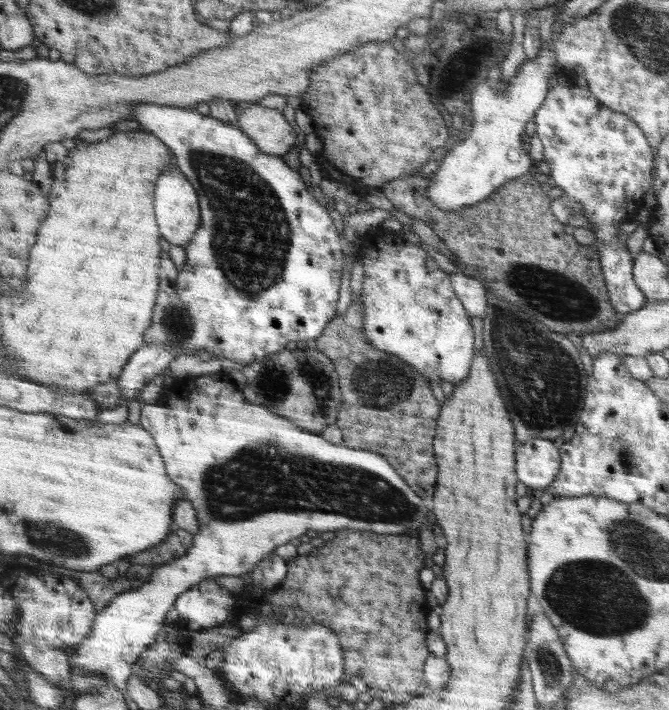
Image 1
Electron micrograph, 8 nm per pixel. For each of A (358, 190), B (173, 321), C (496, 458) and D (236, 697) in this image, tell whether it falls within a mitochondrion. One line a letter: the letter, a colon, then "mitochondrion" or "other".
A: other
B: mitochondrion
C: other
D: other

